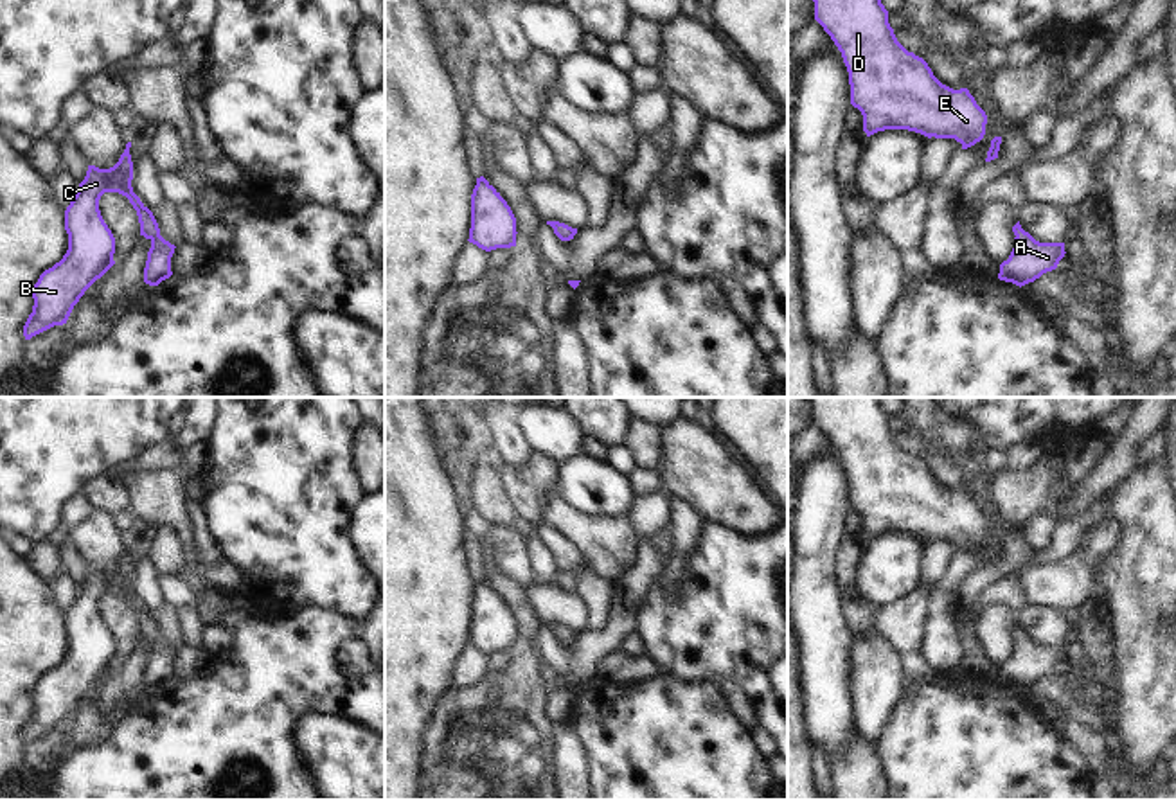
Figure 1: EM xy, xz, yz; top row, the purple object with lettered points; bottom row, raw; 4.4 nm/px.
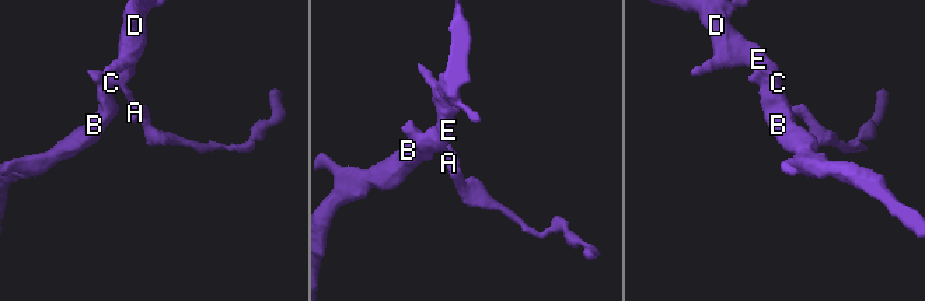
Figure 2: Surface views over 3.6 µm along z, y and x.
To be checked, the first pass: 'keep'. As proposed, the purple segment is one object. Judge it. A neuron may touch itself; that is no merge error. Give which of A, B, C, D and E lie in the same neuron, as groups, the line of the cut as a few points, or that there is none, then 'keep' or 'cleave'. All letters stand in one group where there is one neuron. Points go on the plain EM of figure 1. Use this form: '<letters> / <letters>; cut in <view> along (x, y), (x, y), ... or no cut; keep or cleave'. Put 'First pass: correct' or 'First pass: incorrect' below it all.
A B C D E; no cut; keep
First pass: correct

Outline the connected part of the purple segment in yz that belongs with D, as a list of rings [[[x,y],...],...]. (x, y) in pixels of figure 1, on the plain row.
[[[879,397],[809,399],[815,422],[842,455],[851,507],[861,514],[867,539],[908,532],[955,541],[962,552],[984,541],[985,514],[967,491],[942,487],[922,460],[897,444]]]

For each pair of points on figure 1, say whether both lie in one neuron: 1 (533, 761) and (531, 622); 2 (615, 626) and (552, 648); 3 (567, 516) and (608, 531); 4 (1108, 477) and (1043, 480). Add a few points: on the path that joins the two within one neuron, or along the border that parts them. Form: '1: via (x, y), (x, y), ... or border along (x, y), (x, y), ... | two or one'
1: via (520, 727), (524, 657) | one
2: via (599, 642), (581, 655), (569, 655) | one
3: via (578, 527), (597, 531) | one
4: border along (1072, 488), (1054, 516) | two

